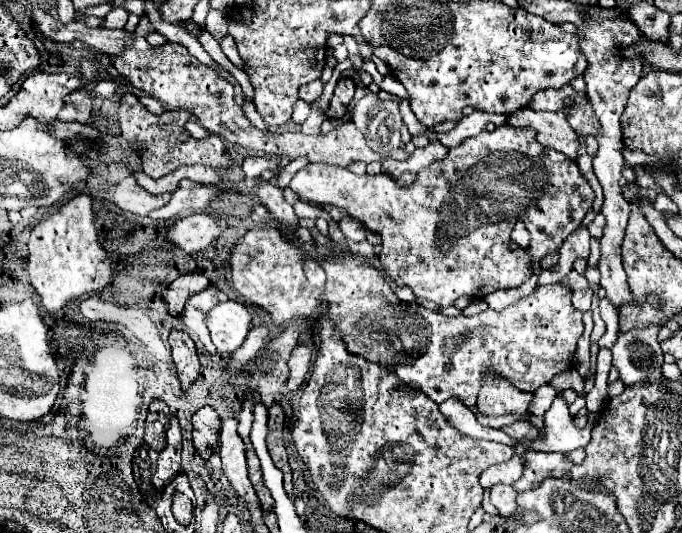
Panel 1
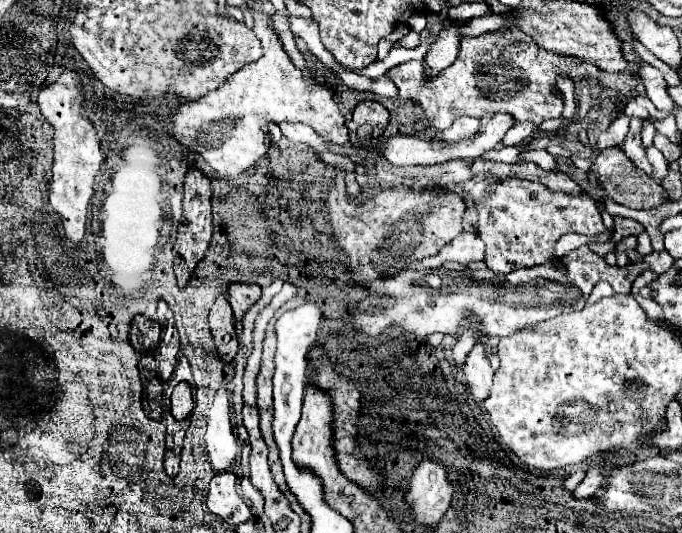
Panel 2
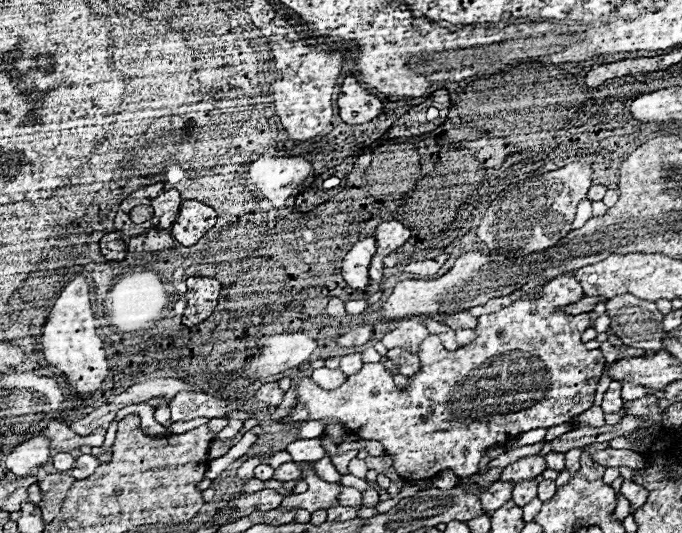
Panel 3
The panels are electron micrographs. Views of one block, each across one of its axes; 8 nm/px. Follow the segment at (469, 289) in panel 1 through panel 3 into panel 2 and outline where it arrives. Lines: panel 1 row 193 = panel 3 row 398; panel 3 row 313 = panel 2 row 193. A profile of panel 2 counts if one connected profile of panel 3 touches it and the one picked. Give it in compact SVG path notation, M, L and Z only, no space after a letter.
M508 178L498 184L490 198L476 204L476 210L480 222L478 236L486 244L484 262L496 274L506 274L536 264L562 264L562 258L554 254L554 246L558 238L566 232L586 236L608 232L592 196L582 194L574 198L562 192L552 192L540 182L520 178Z

